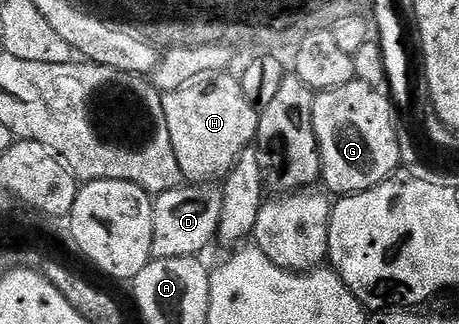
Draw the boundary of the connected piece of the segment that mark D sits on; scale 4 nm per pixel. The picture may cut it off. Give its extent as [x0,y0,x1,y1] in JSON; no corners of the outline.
[152,183,223,258]

